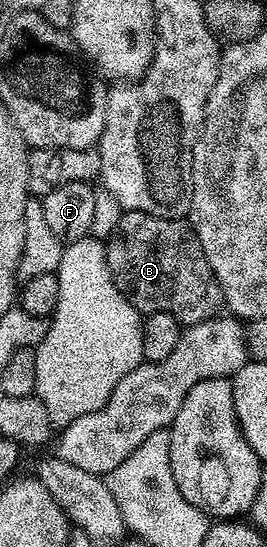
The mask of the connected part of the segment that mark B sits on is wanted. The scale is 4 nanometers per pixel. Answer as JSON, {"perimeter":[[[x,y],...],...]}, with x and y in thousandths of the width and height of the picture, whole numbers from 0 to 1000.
{"perimeter":[[[476,386],[446,397],[442,410],[419,419],[416,430],[390,439],[390,450],[397,450],[397,461],[390,461],[397,490],[412,494],[408,516],[427,517],[449,537],[457,537],[536,578],[554,578],[569,572],[629,572],[644,580],[659,580],[667,590],[697,598],[715,598],[738,590],[764,589],[768,583],[805,581],[805,578],[828,570],[816,567],[835,567],[839,548],[831,545],[831,530],[824,528],[824,521],[801,512],[794,492],[779,484],[779,477],[757,466],[749,441],[734,433],[734,426],[708,406],[685,404],[682,400],[618,400],[614,397],[584,397],[554,389],[524,389],[521,386]]]}

